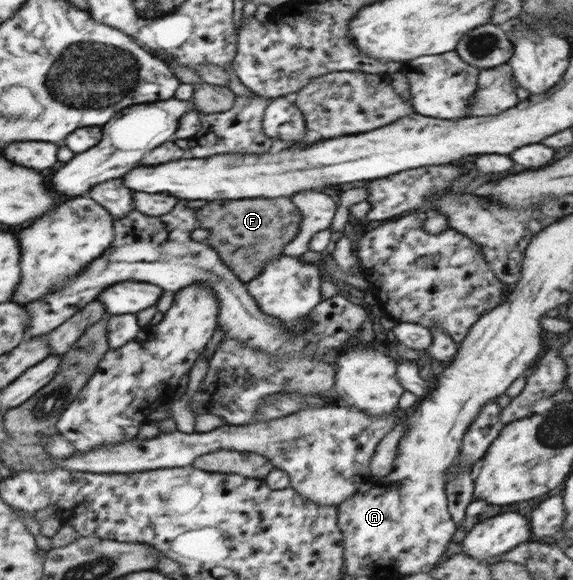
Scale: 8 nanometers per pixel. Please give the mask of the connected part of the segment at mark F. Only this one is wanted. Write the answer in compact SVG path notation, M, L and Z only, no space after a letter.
M289 197L212 200L206 202L202 208L196 209L196 215L198 227L210 229L212 235L216 235L236 247L236 257L232 257L228 261L228 263L232 263L229 268L240 281L246 283L254 279L270 260L283 253L285 245L292 243L292 240L298 235L303 220L300 210Z

